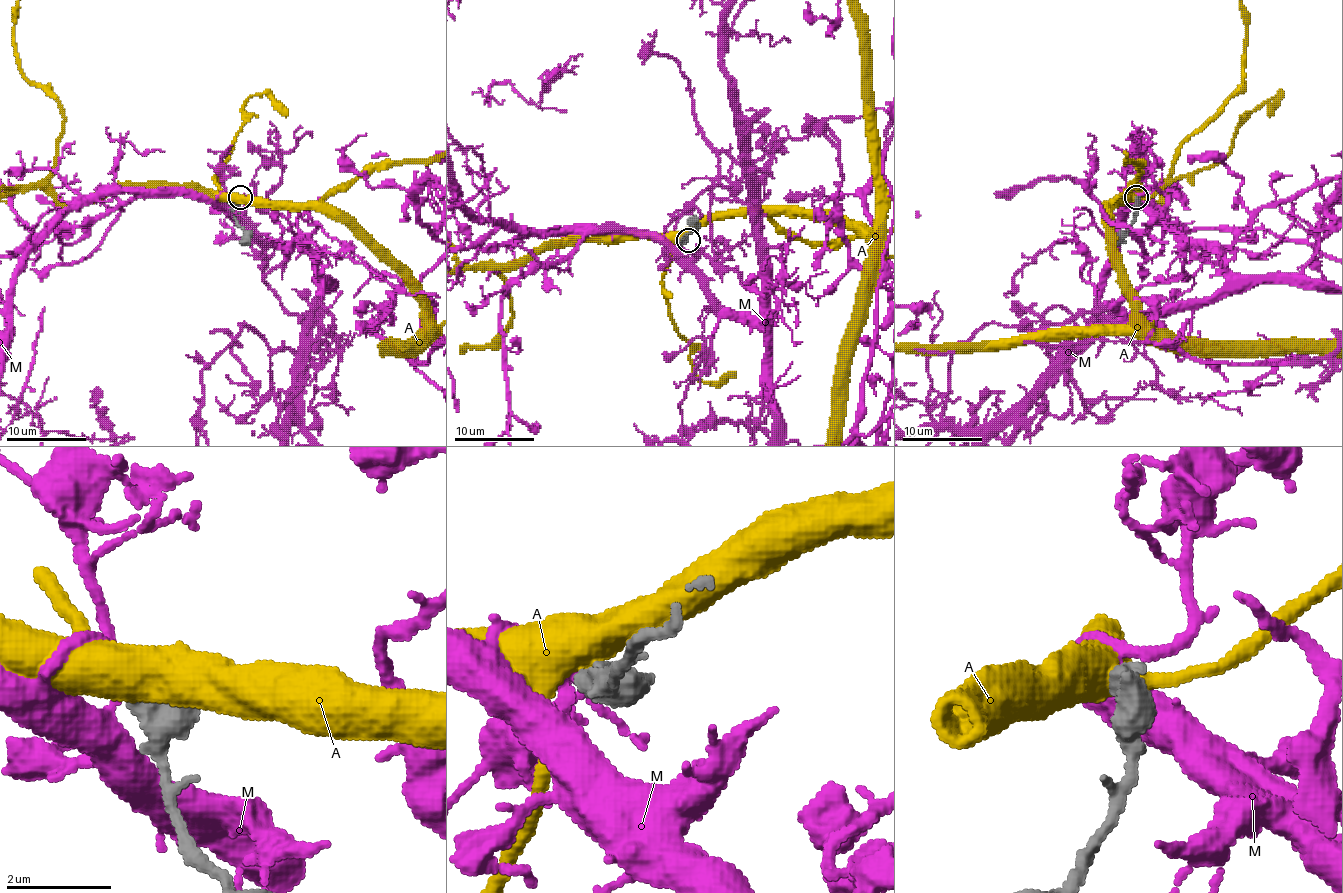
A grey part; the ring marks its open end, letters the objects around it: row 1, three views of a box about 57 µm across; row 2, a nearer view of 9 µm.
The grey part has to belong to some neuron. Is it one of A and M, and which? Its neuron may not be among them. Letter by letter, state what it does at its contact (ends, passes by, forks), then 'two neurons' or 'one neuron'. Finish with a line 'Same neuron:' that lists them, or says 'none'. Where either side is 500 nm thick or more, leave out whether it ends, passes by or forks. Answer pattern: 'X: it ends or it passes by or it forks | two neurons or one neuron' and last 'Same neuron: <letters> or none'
A: two neurons
M: it passes by | two neurons
Same neuron: none

